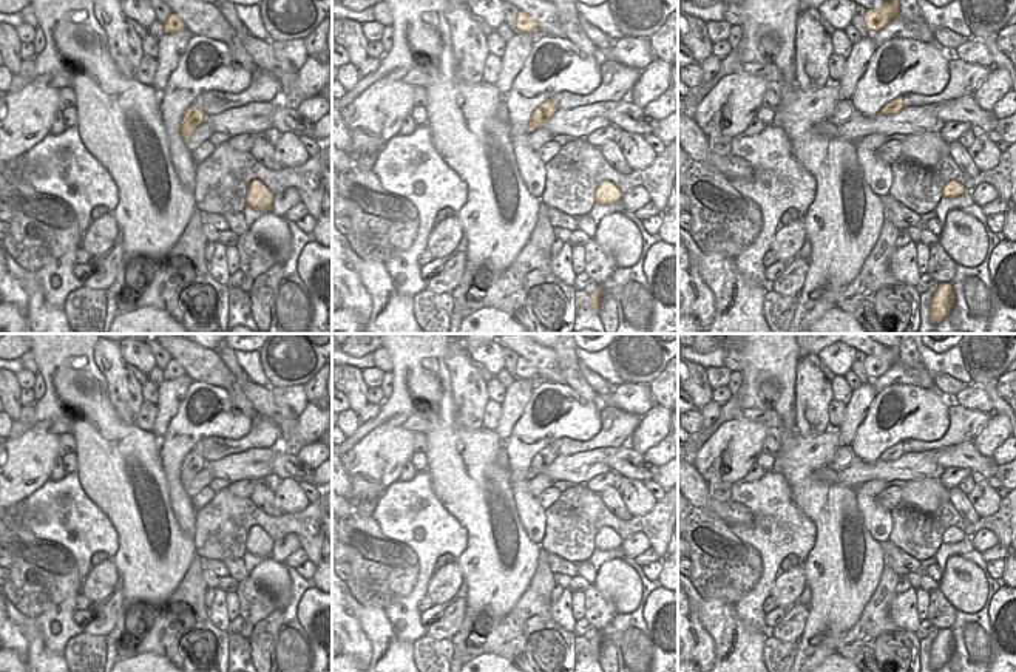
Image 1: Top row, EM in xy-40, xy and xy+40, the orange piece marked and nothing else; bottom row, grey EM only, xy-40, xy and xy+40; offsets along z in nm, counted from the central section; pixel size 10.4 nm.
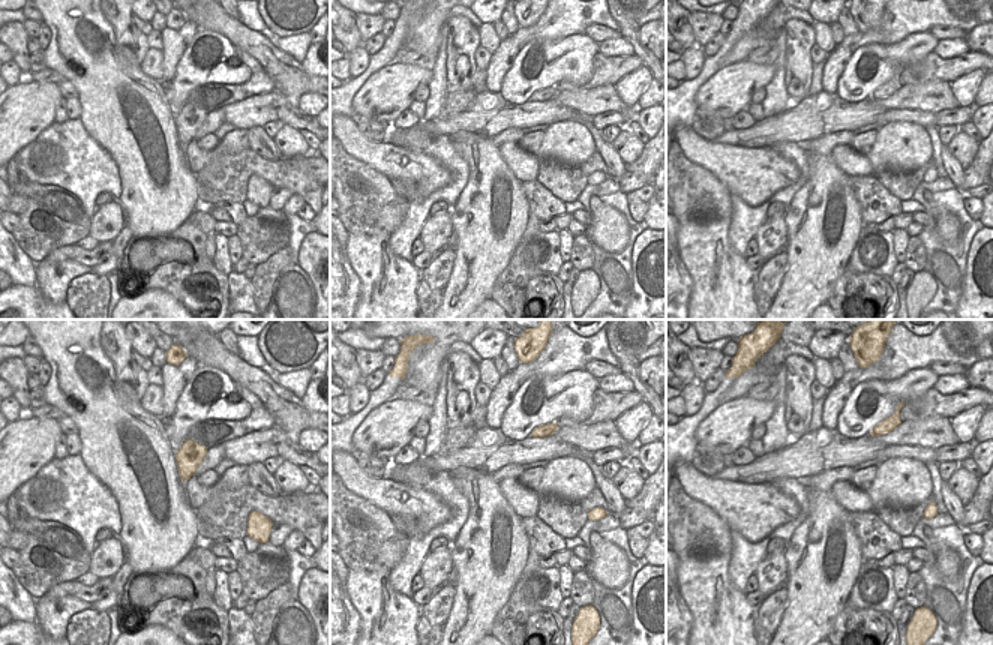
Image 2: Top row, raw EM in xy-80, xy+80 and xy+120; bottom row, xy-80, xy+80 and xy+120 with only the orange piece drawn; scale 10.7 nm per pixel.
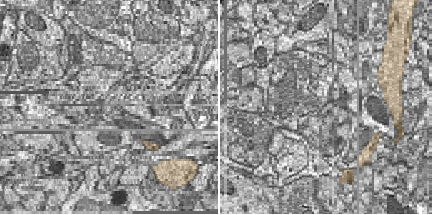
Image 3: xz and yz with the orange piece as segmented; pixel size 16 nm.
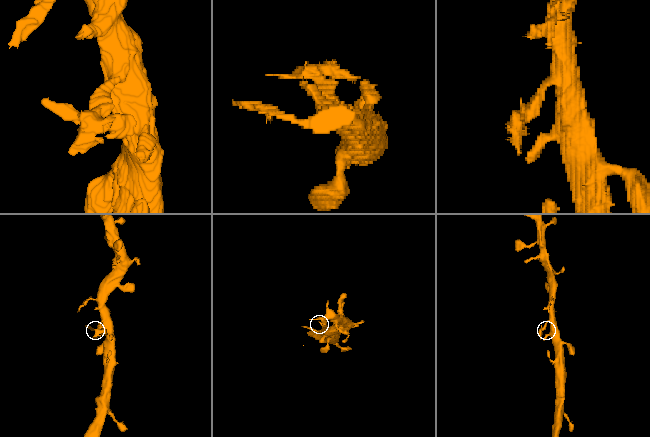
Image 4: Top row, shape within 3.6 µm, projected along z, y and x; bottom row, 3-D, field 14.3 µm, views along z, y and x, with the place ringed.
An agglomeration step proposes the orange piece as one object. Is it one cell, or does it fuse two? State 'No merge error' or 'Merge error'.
Merge error.

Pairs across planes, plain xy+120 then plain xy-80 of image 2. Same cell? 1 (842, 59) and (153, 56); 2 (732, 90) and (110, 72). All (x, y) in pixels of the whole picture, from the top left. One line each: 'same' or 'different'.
1: different
2: different

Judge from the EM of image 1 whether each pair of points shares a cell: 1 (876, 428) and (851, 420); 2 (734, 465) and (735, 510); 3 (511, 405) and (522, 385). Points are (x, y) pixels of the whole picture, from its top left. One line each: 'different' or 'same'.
1: different
2: different
3: same

